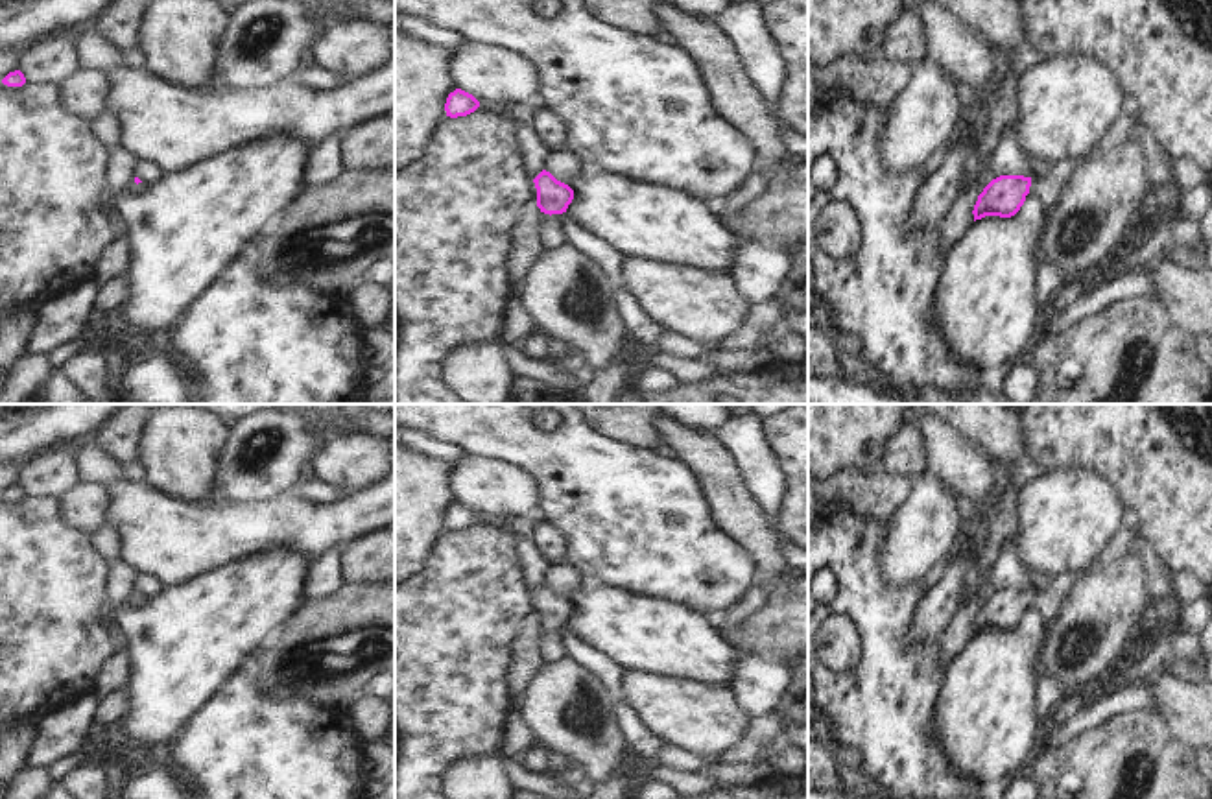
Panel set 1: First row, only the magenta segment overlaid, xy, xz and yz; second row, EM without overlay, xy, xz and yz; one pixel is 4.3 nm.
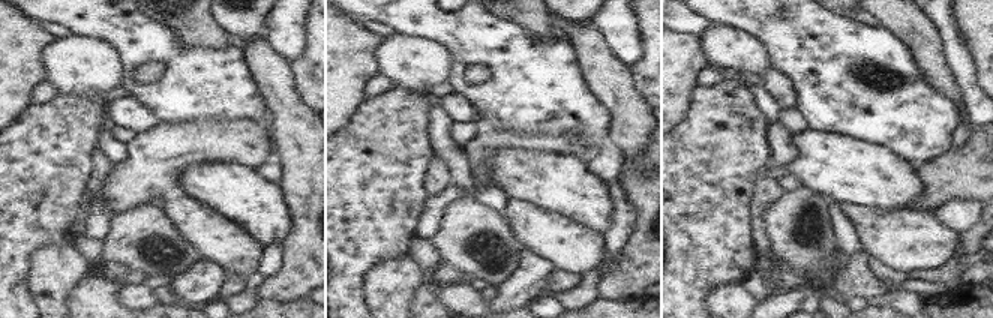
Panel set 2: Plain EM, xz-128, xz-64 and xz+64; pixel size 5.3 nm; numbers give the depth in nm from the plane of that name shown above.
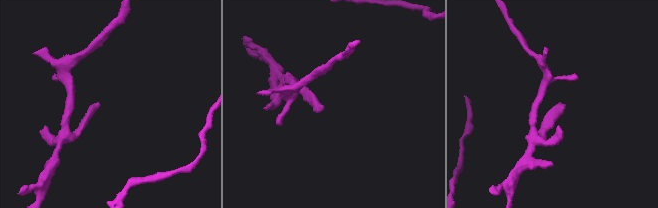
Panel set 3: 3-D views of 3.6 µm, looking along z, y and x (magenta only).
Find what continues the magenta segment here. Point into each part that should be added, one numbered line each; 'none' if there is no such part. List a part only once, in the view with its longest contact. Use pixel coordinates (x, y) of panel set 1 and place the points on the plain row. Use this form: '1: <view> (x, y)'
1: xz (552, 646)

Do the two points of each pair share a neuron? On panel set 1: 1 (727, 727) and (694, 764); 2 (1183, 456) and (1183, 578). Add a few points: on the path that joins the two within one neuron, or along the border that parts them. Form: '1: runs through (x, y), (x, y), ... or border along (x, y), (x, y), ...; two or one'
1: border along (668, 742), (712, 759); two
2: border along (1192, 571), (1172, 574); two

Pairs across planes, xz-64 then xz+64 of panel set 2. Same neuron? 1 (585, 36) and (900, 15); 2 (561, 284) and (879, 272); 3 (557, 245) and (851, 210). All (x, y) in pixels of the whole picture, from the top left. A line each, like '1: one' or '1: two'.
1: one
2: one
3: one

